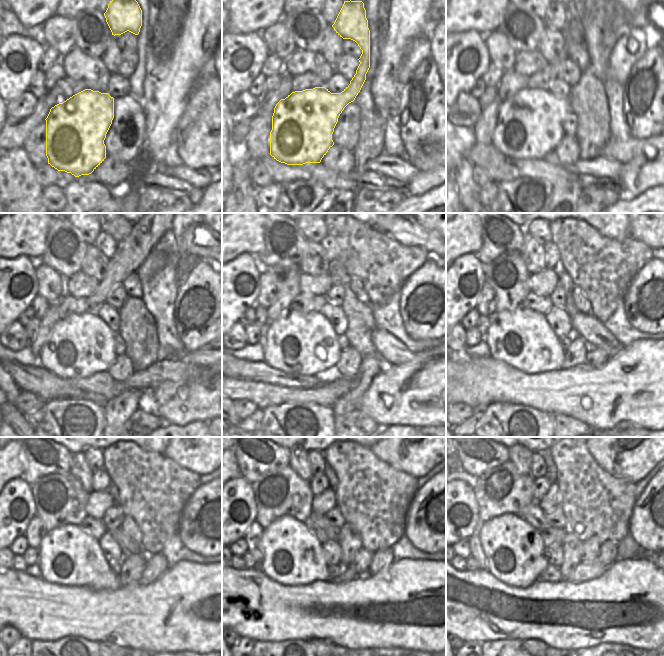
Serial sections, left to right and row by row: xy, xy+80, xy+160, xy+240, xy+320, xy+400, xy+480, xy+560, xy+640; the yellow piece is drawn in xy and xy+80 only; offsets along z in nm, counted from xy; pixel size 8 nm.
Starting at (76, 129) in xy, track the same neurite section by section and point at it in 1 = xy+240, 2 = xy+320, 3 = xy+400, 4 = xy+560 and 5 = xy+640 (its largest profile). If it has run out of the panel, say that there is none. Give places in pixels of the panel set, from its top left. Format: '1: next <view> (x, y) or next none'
1: next xy+240 (78, 346)
2: next xy+320 (297, 343)
3: next xy+400 (522, 338)
4: next xy+560 (293, 555)
5: next xy+640 (514, 551)

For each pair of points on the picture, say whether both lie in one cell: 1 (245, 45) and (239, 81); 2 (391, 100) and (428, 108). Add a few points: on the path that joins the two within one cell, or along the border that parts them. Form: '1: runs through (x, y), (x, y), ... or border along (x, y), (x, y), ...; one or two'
1: runs through (242, 54), (242, 68), (244, 70), (242, 72); one
2: border along (404, 85), (400, 94), (400, 105), (397, 112); two

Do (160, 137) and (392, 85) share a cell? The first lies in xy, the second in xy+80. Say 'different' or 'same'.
same

